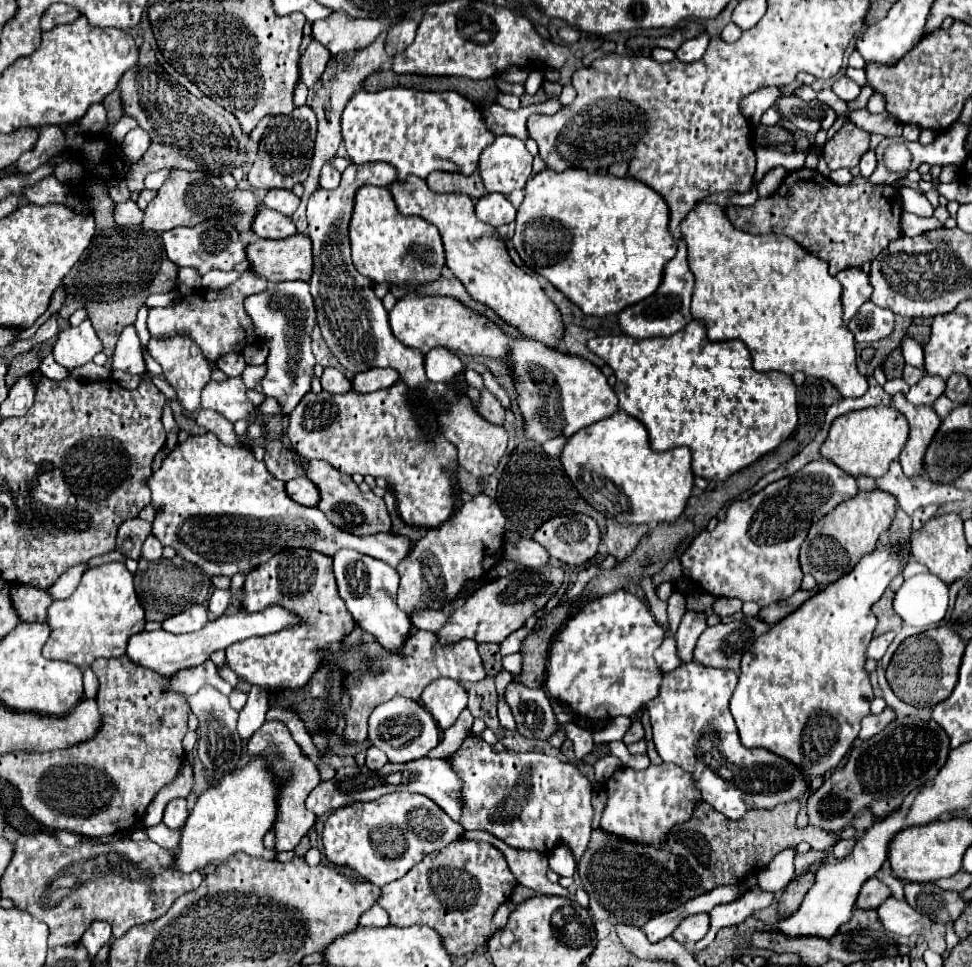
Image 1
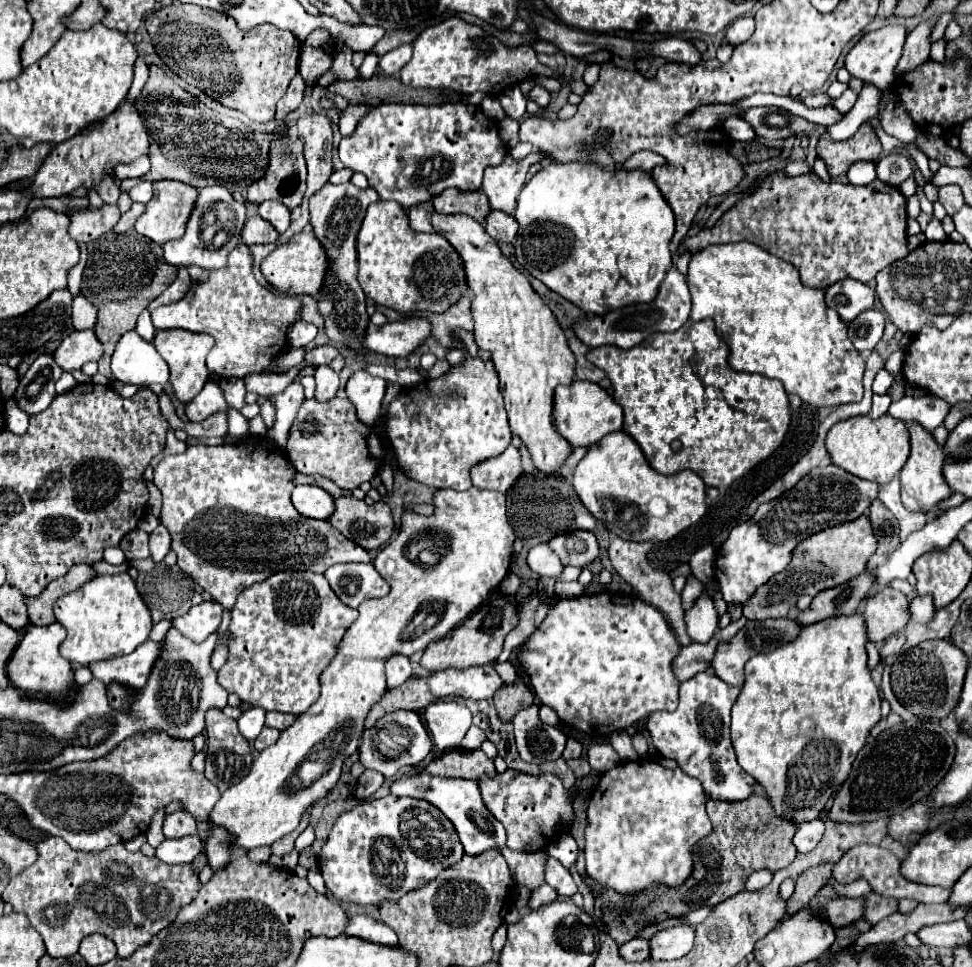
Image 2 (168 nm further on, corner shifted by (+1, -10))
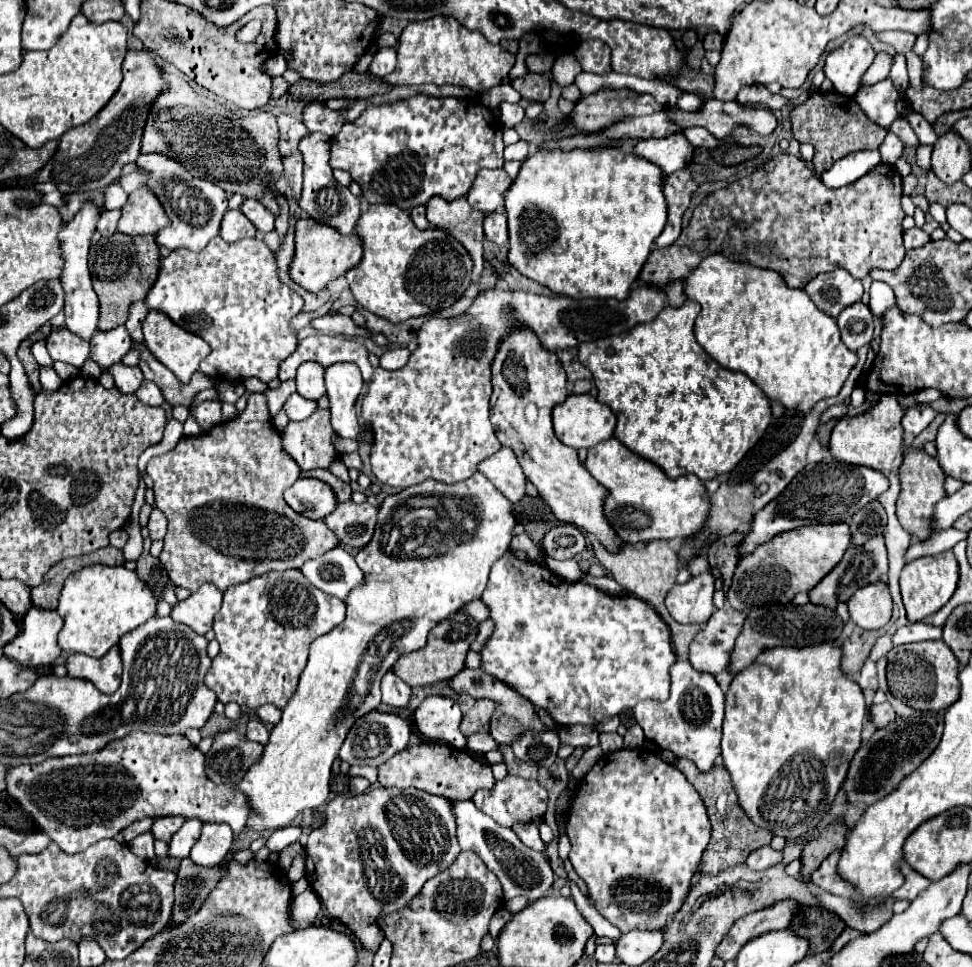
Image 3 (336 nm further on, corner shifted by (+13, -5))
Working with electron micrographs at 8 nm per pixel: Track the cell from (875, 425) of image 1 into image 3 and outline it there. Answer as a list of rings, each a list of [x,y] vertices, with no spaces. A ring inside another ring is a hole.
[[[887,393],[881,395],[879,403],[857,417],[845,417],[841,419],[833,433],[831,433],[831,455],[837,457],[839,461],[849,461],[855,465],[865,465],[871,469],[877,469],[881,473],[891,473],[897,471],[903,463],[903,427],[901,427],[901,419],[903,419],[903,409],[899,407],[895,395]]]

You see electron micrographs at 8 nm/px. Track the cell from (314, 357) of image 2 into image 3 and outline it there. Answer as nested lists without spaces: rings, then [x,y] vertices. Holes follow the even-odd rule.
[[[637,281],[631,291],[629,291],[629,297],[625,301],[617,301],[617,299],[573,299],[573,297],[565,297],[565,295],[553,295],[553,297],[545,297],[545,295],[535,295],[535,293],[525,293],[525,291],[505,291],[505,289],[487,289],[487,291],[481,291],[475,301],[471,303],[471,307],[459,315],[459,317],[453,317],[453,319],[429,319],[421,325],[421,329],[417,331],[417,349],[411,353],[409,361],[405,367],[397,369],[397,371],[385,371],[381,367],[371,367],[369,359],[367,359],[367,349],[363,343],[357,343],[355,339],[345,339],[345,337],[331,337],[331,335],[311,335],[311,337],[305,337],[297,349],[279,365],[279,381],[289,381],[289,379],[295,379],[295,373],[297,373],[297,367],[301,363],[307,363],[307,361],[315,361],[323,367],[331,367],[333,361],[351,361],[355,363],[361,373],[363,373],[363,381],[369,383],[369,389],[367,393],[363,395],[363,405],[361,405],[361,415],[365,419],[365,423],[369,425],[371,433],[373,433],[373,447],[371,447],[371,469],[375,473],[375,477],[385,483],[385,485],[391,485],[391,487],[397,487],[397,489],[405,489],[405,487],[411,487],[411,485],[417,485],[421,481],[425,481],[427,477],[431,479],[437,479],[437,481],[445,481],[445,483],[453,483],[453,481],[463,481],[467,477],[471,477],[475,471],[477,471],[477,465],[491,457],[493,453],[497,453],[501,449],[501,443],[495,435],[495,429],[489,421],[489,397],[493,393],[493,385],[491,385],[491,363],[495,359],[495,353],[497,353],[497,347],[499,343],[505,339],[505,335],[509,335],[513,329],[519,329],[519,327],[527,327],[531,329],[539,341],[541,341],[541,347],[547,349],[547,351],[559,351],[559,349],[569,349],[569,347],[577,347],[585,341],[595,341],[595,339],[601,339],[601,337],[611,337],[611,335],[619,335],[619,333],[625,333],[629,329],[633,329],[633,325],[637,323],[643,323],[643,321],[651,321],[661,309],[665,307],[665,293],[655,289],[655,287],[649,287],[641,281]]]

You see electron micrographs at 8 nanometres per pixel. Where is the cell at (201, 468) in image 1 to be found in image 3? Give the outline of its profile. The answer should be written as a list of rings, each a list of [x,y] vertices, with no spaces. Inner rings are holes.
[[[251,393],[245,411],[237,413],[231,421],[213,427],[205,435],[185,435],[173,451],[149,459],[147,475],[151,477],[153,491],[157,495],[155,507],[169,519],[165,547],[159,561],[175,585],[197,591],[205,581],[209,581],[225,591],[231,585],[269,571],[301,569],[305,559],[319,557],[319,553],[339,545],[337,537],[323,521],[303,517],[285,503],[283,491],[299,479],[301,469],[297,467],[297,461],[285,453],[281,441],[281,433],[271,423],[265,393]]]

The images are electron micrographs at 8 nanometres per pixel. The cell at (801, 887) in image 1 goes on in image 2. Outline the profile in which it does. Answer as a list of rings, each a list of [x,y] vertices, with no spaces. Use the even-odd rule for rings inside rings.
[[[821,864],[817,868],[805,870],[795,882],[793,896],[787,900],[787,914],[803,910],[809,904],[809,900],[827,884],[829,876],[831,876],[831,864]]]

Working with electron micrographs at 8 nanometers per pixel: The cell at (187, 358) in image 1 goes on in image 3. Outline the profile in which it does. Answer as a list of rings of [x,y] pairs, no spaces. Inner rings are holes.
[[[151,309],[147,313],[147,317],[143,321],[143,335],[145,335],[145,343],[147,343],[149,351],[157,357],[157,361],[161,361],[165,367],[169,367],[177,375],[177,379],[181,379],[183,383],[187,383],[191,379],[191,375],[199,369],[199,363],[211,351],[211,347],[201,337],[175,325],[173,321],[169,321],[169,317],[165,313],[161,313],[157,309]]]

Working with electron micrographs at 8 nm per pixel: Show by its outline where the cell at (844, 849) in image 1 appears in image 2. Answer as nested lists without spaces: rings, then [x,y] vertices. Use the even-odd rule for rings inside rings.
[[[861,844],[861,846],[855,846],[851,850],[847,850],[841,860],[833,866],[833,878],[841,884],[849,884],[849,882],[855,882],[859,878],[865,878],[873,890],[881,896],[891,896],[891,898],[913,898],[921,904],[941,904],[941,902],[947,902],[949,896],[951,896],[951,890],[947,888],[939,888],[939,886],[925,886],[925,884],[913,884],[913,882],[907,882],[901,874],[899,874],[899,860],[895,858],[893,852],[881,848],[881,846],[871,846],[871,844]]]

